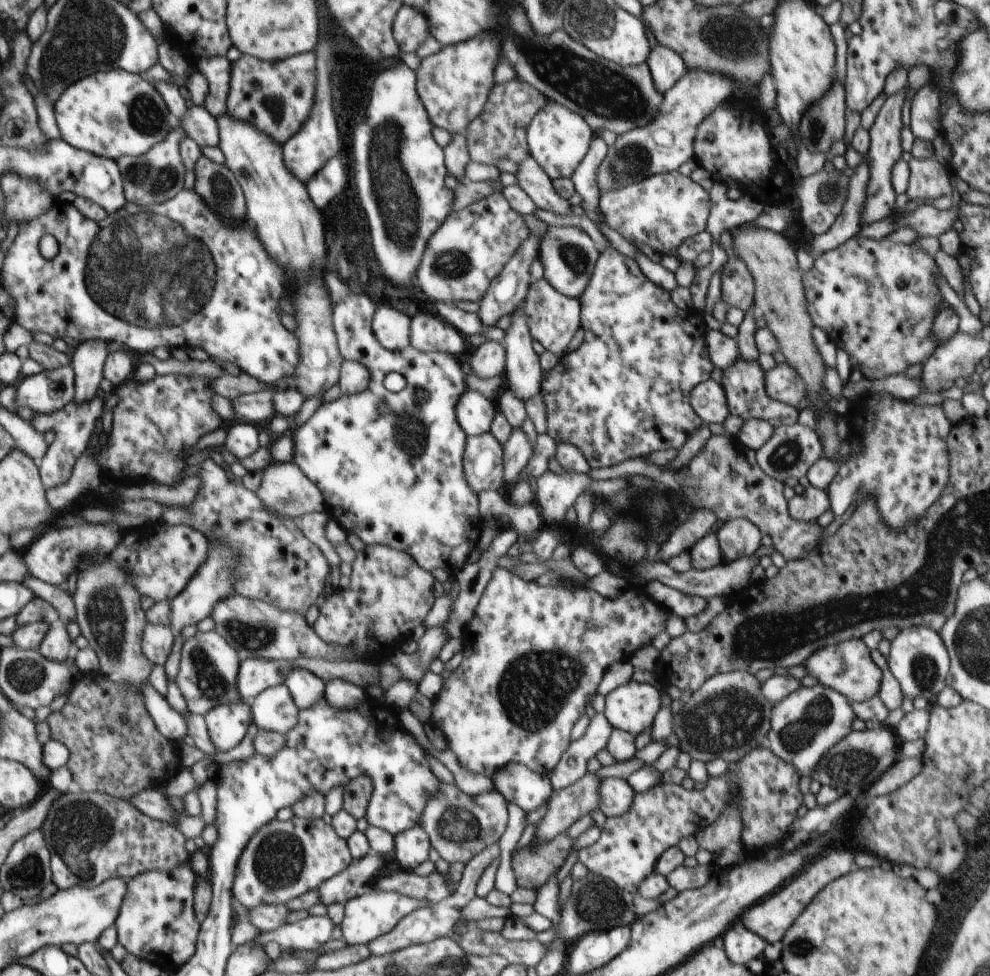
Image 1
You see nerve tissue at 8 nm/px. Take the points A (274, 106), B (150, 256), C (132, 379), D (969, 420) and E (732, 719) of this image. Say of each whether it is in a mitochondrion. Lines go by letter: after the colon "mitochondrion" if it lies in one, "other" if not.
A: mitochondrion
B: mitochondrion
C: other
D: other
E: mitochondrion

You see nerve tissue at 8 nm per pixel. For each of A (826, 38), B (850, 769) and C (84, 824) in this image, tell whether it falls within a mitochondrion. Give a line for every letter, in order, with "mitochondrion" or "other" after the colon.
A: other
B: mitochondrion
C: mitochondrion

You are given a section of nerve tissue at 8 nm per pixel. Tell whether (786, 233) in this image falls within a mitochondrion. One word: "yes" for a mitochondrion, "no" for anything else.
no

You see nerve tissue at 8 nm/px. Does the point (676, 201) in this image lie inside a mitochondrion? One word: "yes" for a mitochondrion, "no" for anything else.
no

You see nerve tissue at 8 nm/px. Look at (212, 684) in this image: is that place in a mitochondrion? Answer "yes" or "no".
yes

